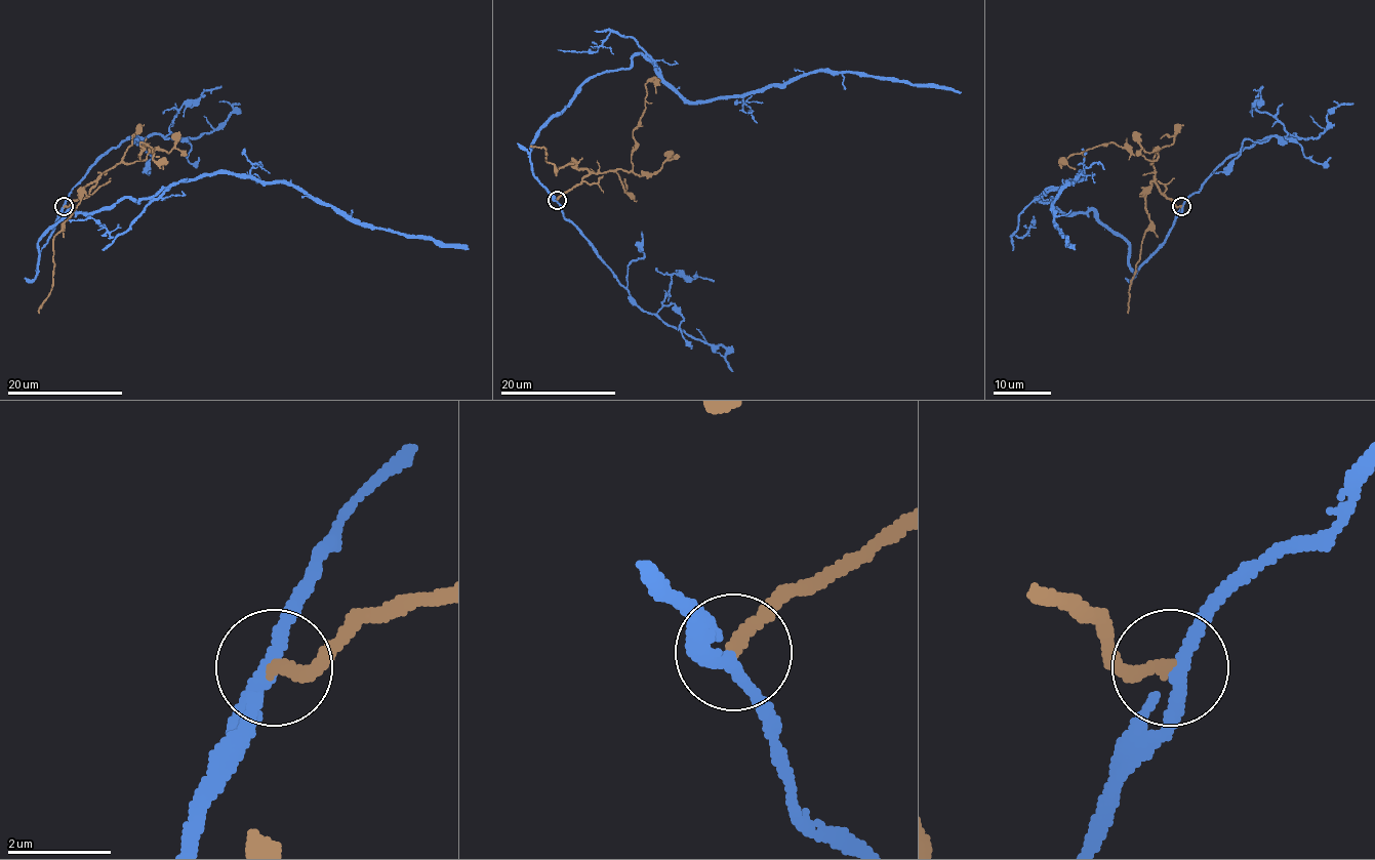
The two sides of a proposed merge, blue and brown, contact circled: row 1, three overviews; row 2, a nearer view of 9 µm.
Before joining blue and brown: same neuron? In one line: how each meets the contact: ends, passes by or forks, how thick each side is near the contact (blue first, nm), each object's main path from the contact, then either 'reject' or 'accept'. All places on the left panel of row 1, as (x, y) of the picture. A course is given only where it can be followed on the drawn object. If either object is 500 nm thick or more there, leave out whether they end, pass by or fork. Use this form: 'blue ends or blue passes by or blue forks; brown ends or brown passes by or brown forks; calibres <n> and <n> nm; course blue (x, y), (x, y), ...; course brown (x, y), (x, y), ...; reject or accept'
blue passes by; brown ends; calibres 260 and 240 nm; course blue (65, 206), (37, 270), (38, 241), (69, 210), (92, 213), (234, 173), (290, 181), (350, 218), (469, 250); course brown (65, 206), (85, 198), (96, 180), (119, 163), (139, 160), (139, 142), (153, 150), (153, 159), (163, 169); accept

